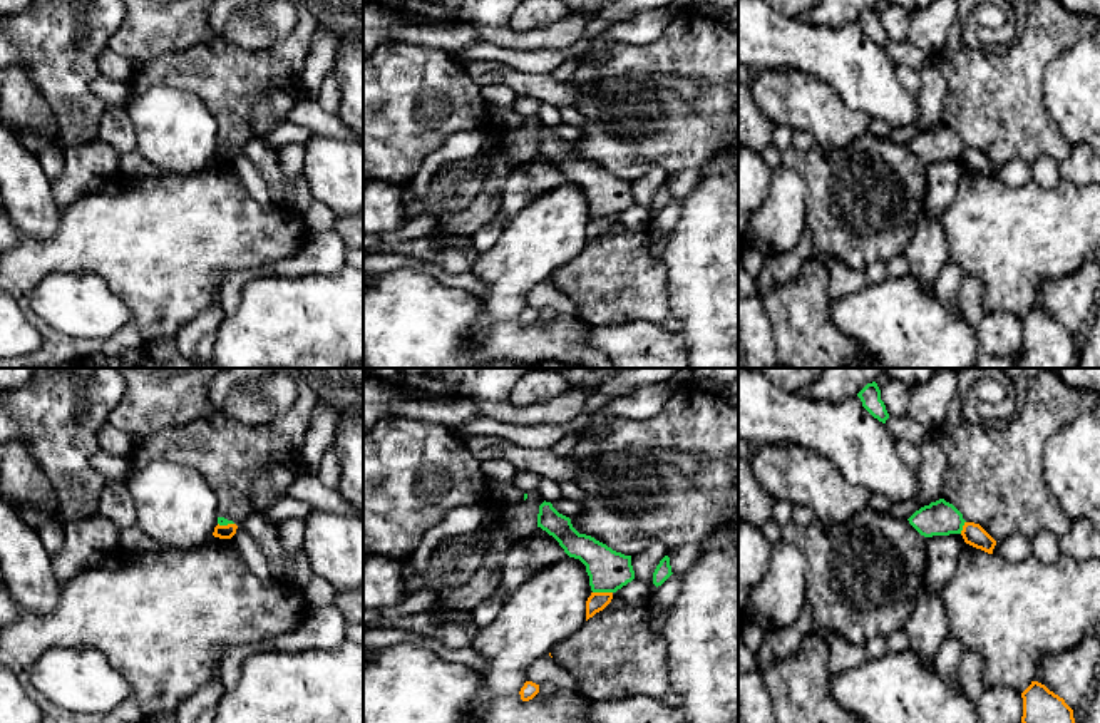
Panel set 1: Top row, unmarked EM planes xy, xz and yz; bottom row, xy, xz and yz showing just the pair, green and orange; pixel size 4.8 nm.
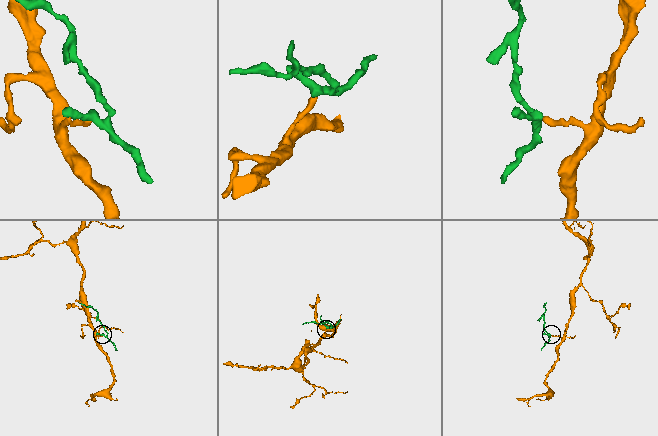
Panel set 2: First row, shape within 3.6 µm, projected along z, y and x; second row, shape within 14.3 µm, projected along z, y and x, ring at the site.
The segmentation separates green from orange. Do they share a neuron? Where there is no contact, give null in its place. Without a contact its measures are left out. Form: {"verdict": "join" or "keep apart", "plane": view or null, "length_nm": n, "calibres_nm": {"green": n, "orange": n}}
{"verdict": "keep apart", "plane": "xz", "length_nm": 100, "calibres_nm": {"green": 200, "orange": 90}}

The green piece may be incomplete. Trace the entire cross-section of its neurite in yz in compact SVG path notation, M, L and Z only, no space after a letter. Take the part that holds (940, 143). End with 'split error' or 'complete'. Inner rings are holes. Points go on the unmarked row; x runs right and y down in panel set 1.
M944 124L921 132L907 146L924 162L961 159L966 147L963 139Z; complete

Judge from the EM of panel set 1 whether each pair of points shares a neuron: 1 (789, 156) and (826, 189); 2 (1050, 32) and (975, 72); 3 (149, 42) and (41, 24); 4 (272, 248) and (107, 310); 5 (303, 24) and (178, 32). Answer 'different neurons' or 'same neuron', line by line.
1: same neuron
2: same neuron
3: different neurons
4: different neurons
5: different neurons

